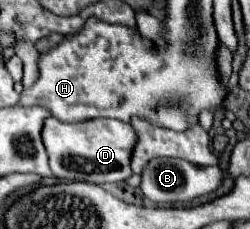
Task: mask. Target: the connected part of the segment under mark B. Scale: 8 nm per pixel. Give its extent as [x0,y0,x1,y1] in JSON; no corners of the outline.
[140,158,222,202]

